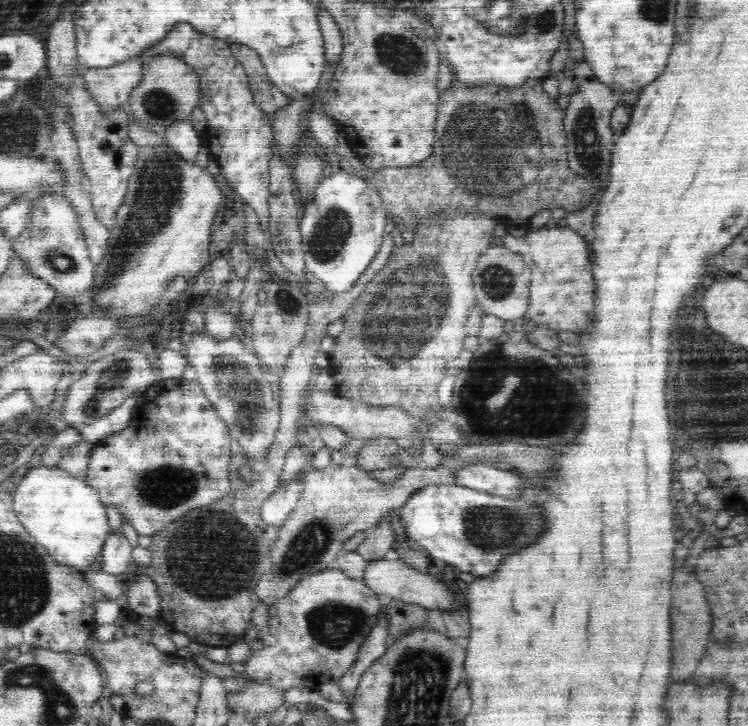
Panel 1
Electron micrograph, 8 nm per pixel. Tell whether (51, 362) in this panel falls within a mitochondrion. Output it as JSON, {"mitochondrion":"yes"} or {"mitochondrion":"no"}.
{"mitochondrion":"no"}

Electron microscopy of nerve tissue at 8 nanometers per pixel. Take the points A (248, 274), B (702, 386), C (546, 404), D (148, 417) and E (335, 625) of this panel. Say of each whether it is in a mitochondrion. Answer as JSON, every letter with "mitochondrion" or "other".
{"A":"other","B":"mitochondrion","C":"mitochondrion","D":"other","E":"mitochondrion"}

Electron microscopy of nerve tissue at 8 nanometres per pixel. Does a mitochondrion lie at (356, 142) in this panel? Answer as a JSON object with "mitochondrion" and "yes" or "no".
{"mitochondrion":"no"}

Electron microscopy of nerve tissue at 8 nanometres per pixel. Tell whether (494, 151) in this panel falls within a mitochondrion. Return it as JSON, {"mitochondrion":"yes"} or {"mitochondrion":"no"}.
{"mitochondrion":"yes"}

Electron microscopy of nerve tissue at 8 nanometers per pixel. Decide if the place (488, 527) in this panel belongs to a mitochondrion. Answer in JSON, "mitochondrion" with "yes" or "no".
{"mitochondrion":"yes"}

